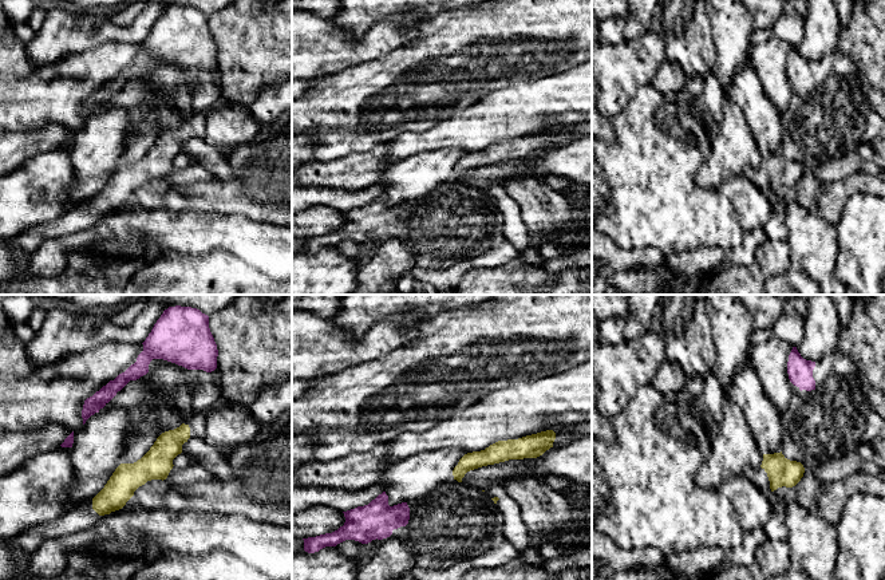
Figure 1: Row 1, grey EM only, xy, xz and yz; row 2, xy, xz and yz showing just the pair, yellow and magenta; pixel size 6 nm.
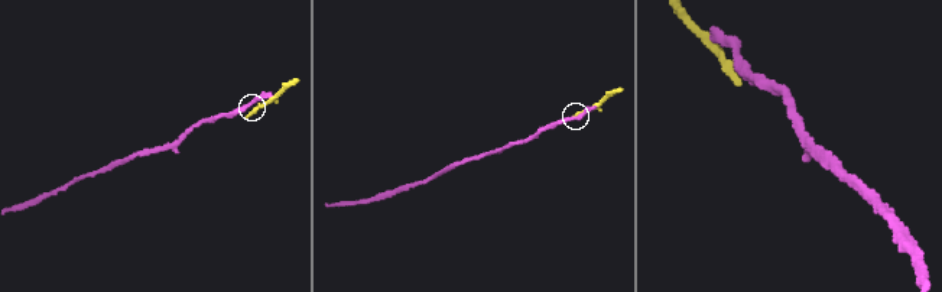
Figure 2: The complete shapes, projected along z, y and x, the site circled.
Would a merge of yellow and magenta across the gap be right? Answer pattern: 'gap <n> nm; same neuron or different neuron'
gap 300 nm; different neuron

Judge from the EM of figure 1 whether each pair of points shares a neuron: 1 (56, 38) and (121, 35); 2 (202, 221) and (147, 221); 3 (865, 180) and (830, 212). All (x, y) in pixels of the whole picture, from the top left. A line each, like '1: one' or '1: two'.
1: one
2: one
3: one

